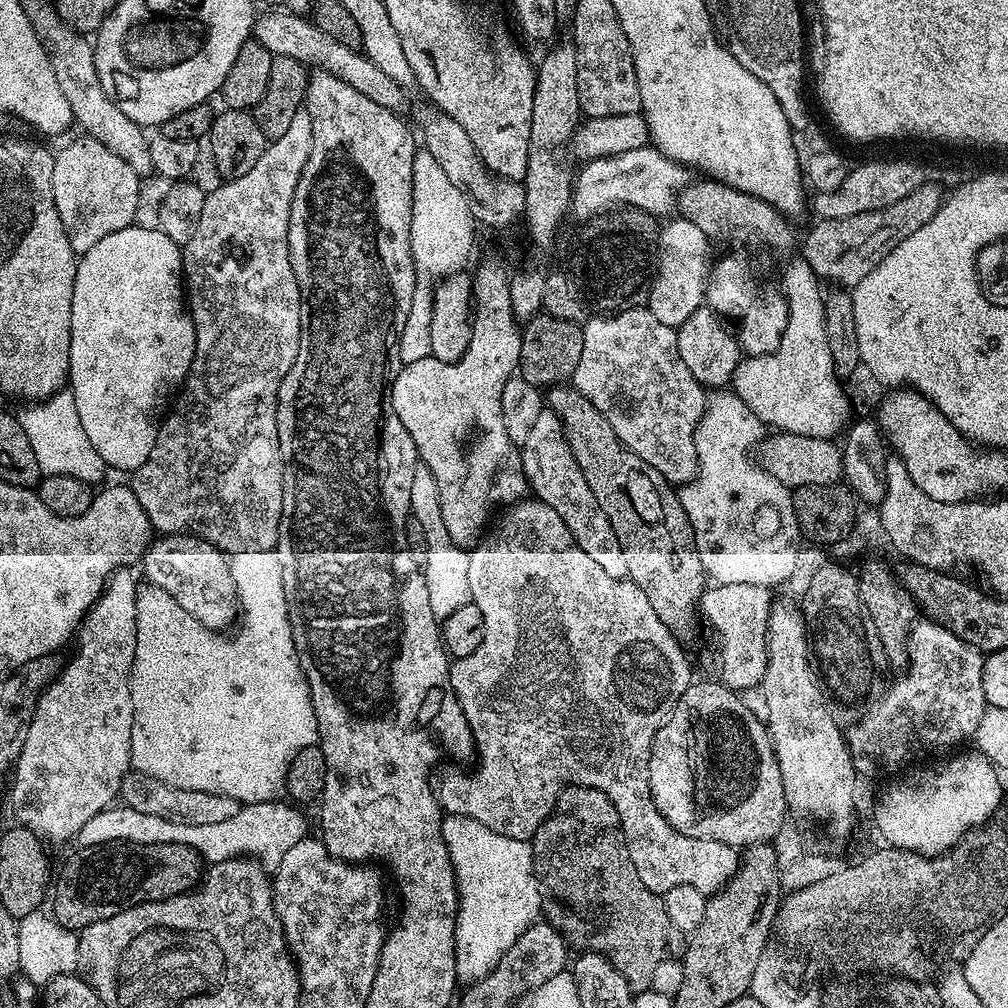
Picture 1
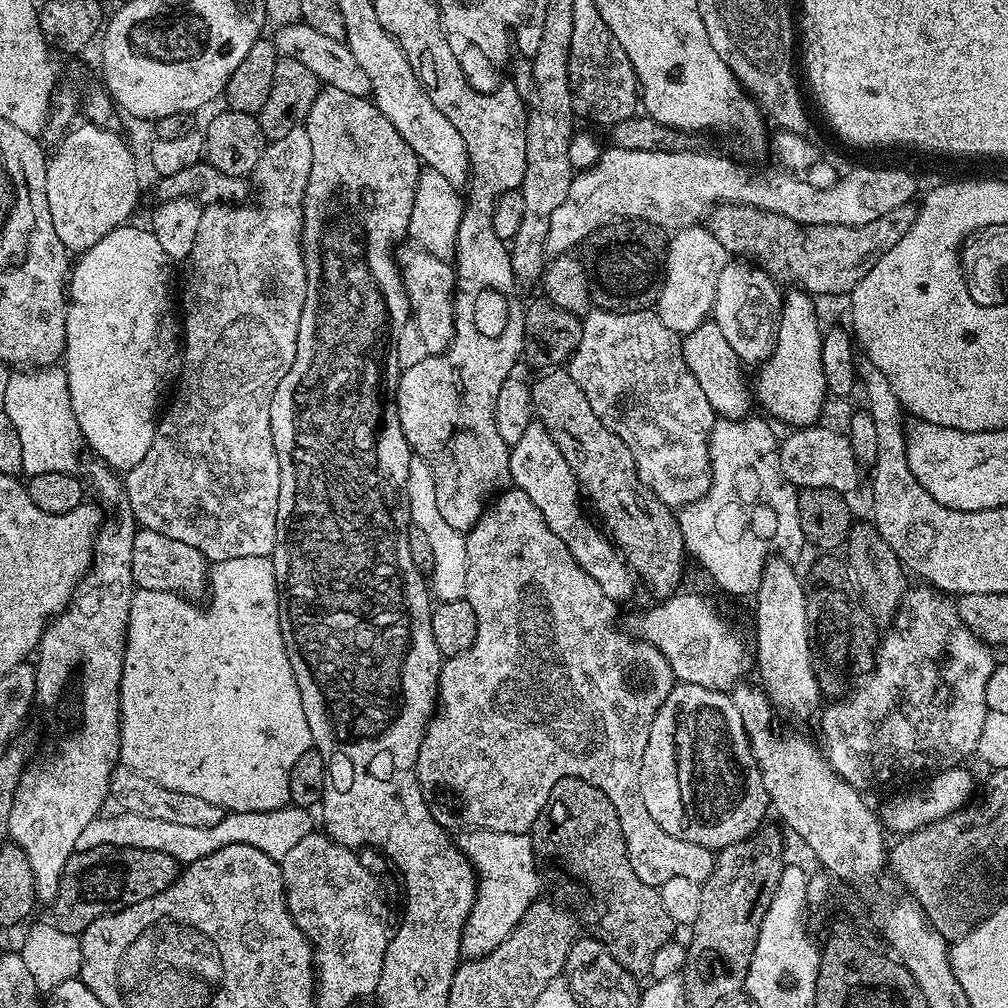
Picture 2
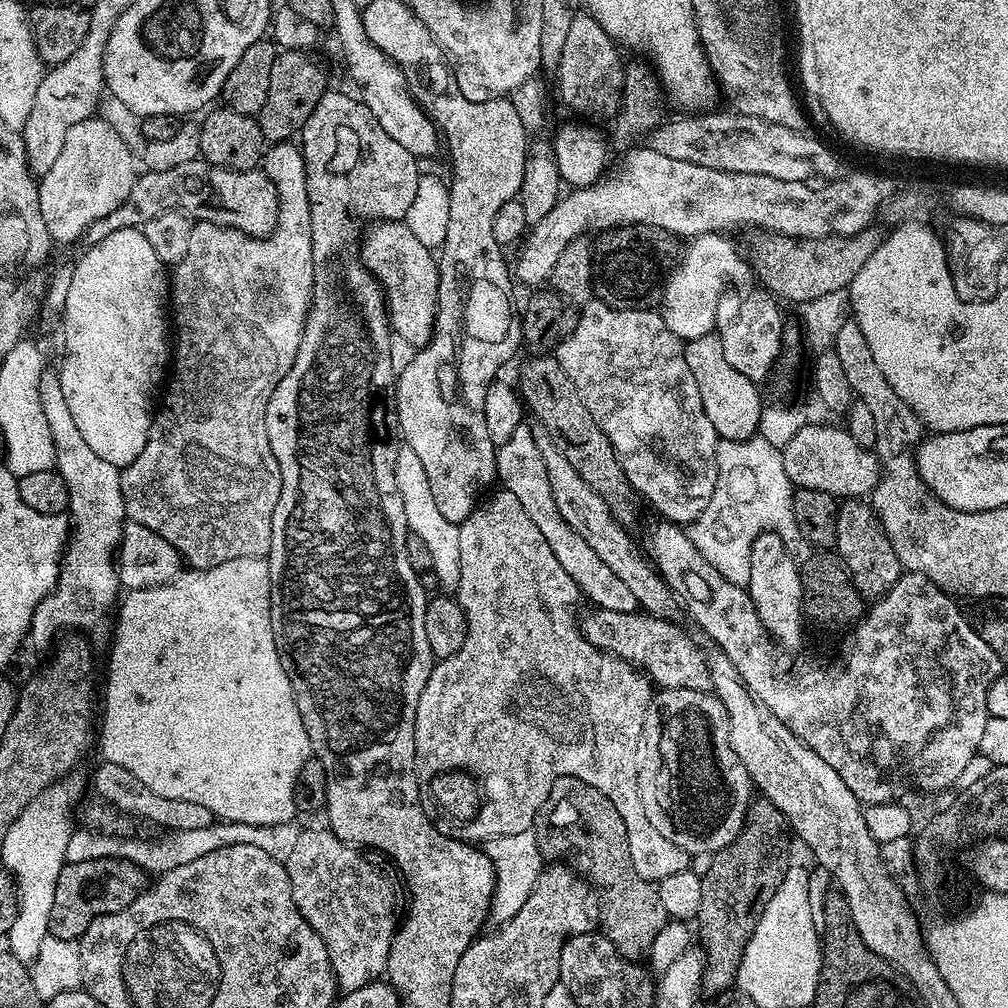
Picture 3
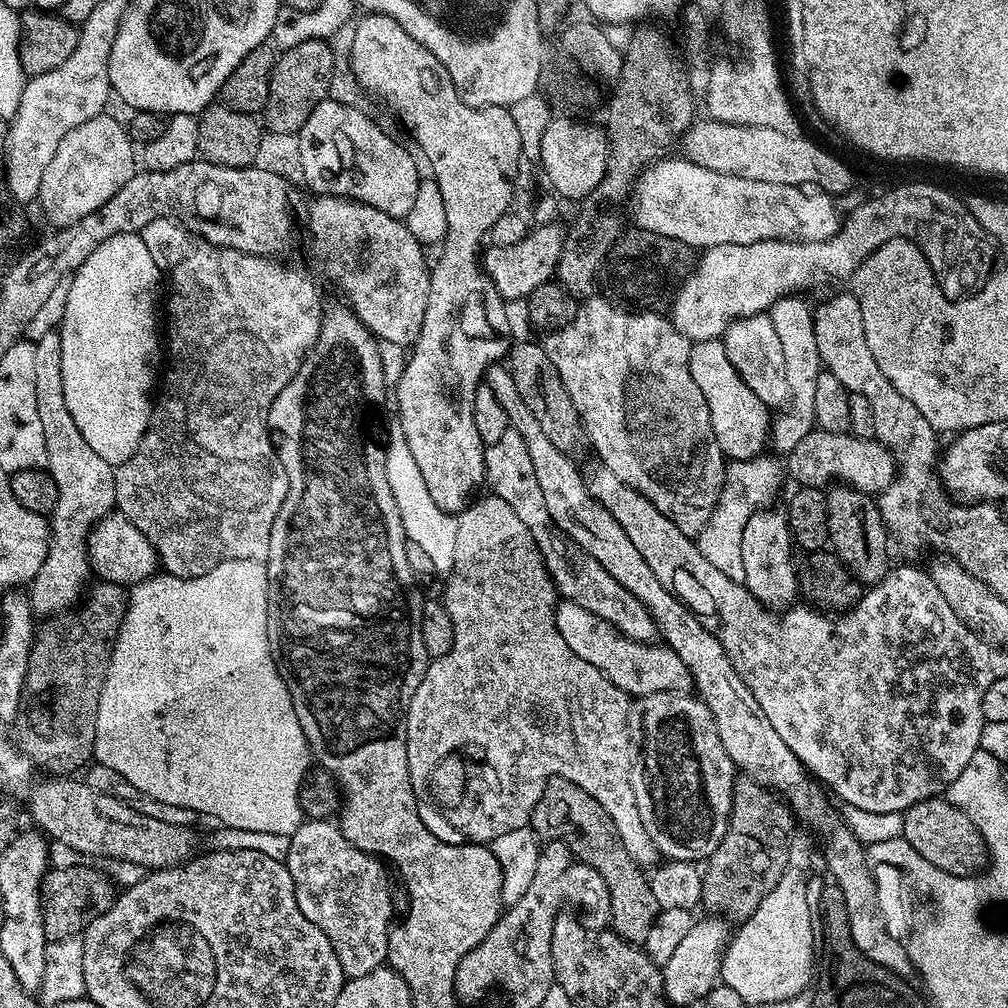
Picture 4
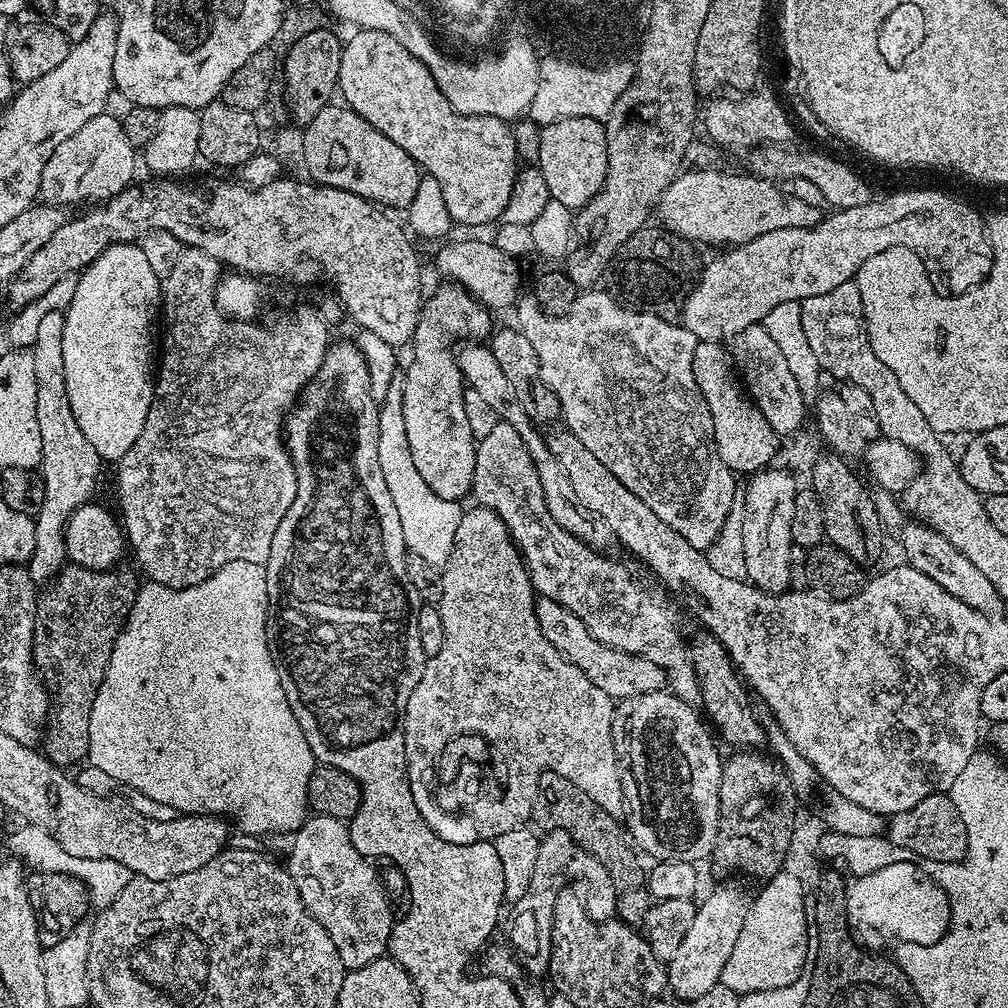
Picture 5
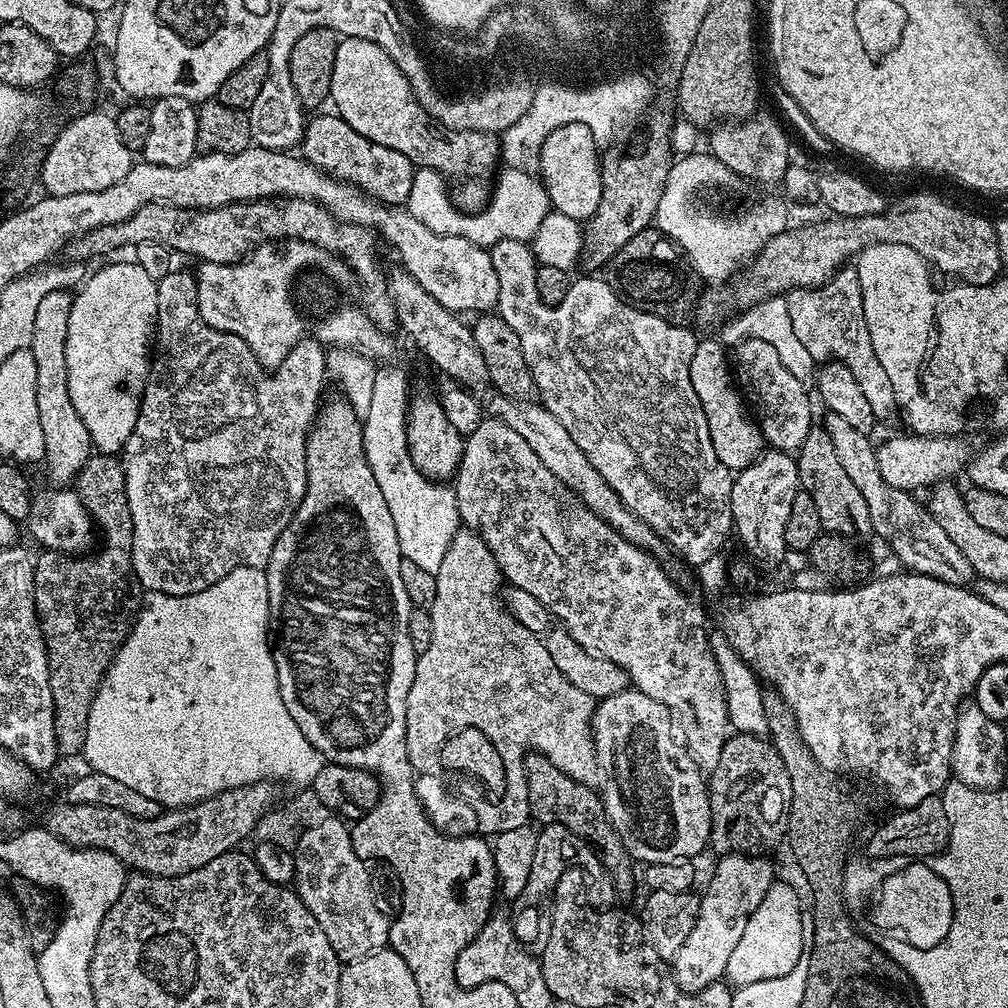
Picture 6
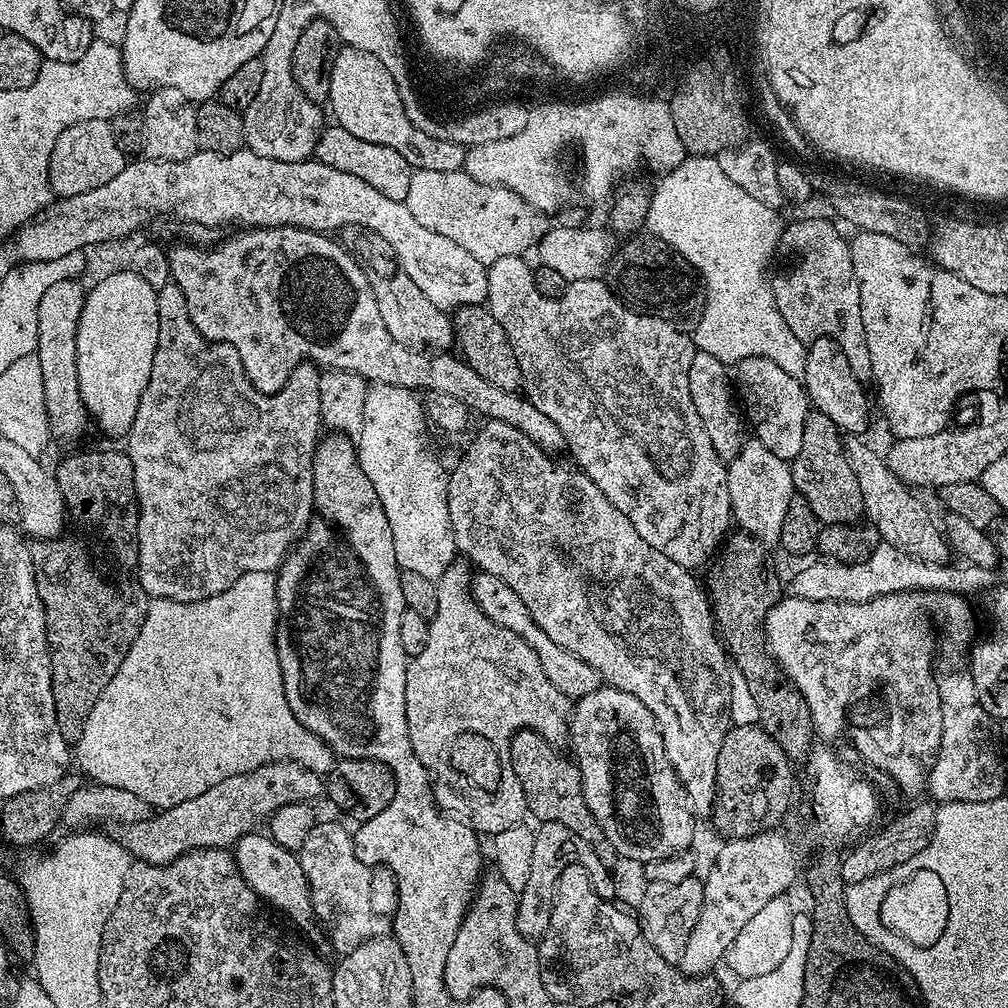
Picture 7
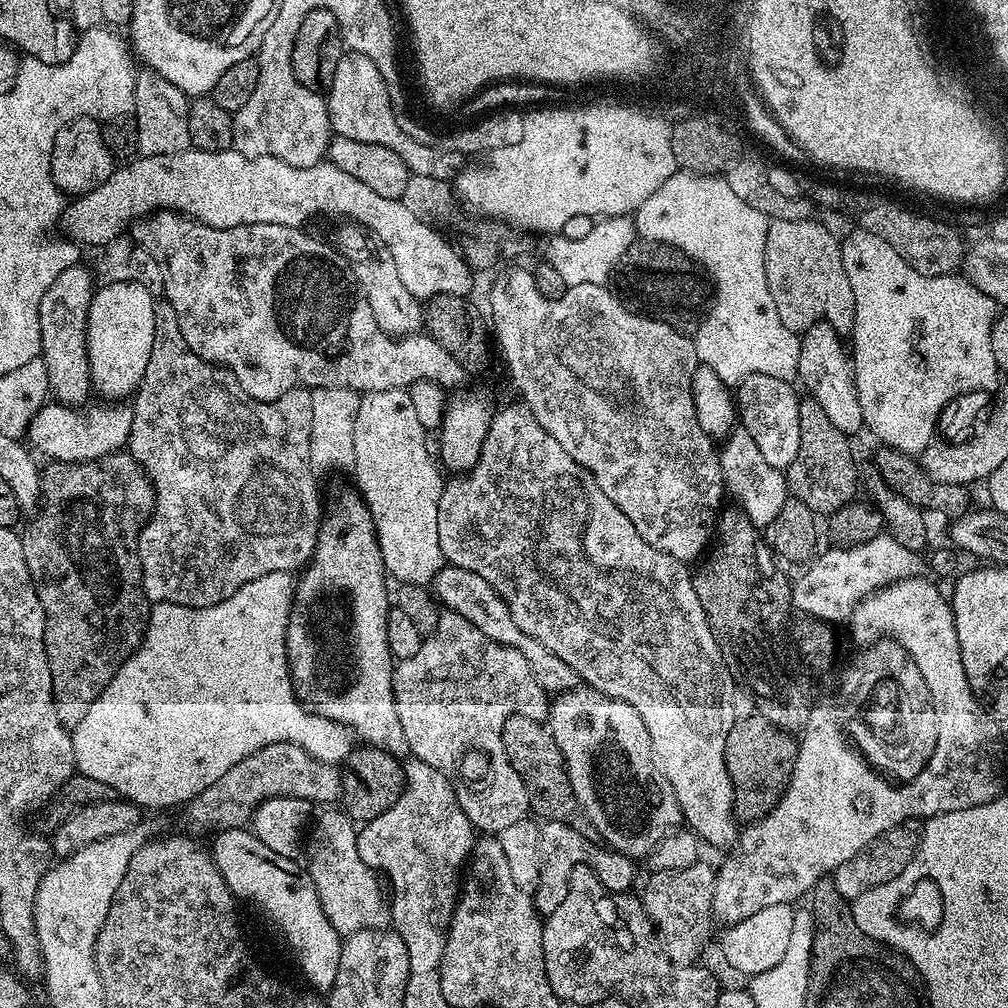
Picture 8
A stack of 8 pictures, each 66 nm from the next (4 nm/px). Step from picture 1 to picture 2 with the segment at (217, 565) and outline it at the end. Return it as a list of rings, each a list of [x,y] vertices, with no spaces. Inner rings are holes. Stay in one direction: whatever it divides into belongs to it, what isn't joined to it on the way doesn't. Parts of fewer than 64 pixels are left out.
[[[140,528],[132,547],[132,582],[136,588],[176,592],[188,598],[200,598],[205,595],[210,584],[210,564],[203,554],[186,546],[186,542],[177,542],[175,538],[166,538],[149,528]]]

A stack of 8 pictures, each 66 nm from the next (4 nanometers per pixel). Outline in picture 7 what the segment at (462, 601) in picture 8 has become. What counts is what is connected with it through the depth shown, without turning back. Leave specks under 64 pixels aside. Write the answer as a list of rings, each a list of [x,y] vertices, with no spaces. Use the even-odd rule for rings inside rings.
[[[477,571],[471,577],[470,591],[472,599],[482,610],[482,614],[486,614],[486,618],[490,618],[495,624],[506,630],[512,630],[532,647],[534,654],[538,654],[538,662],[542,662],[542,670],[546,674],[546,678],[550,678],[550,682],[554,686],[558,686],[558,690],[562,690],[562,694],[566,694],[569,698],[579,698],[596,692],[602,687],[600,675],[589,664],[582,662],[580,658],[570,654],[562,646],[558,646],[558,642],[550,642],[550,638],[542,630],[542,626],[538,626],[538,622],[534,622],[534,618],[530,618],[526,606],[518,598],[518,594],[514,594],[514,590],[510,590],[510,586],[506,586],[506,582],[502,582],[502,578],[494,578],[489,572]]]

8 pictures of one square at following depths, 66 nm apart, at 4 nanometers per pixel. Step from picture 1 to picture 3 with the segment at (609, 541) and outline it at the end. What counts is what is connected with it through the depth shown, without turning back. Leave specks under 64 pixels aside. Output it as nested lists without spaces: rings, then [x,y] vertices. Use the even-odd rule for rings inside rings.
[[[527,423],[520,424],[518,430],[514,430],[510,442],[497,447],[496,474],[499,483],[504,483],[501,485],[507,491],[512,492],[514,498],[518,498],[518,502],[522,502],[526,514],[530,514],[532,521],[541,528],[542,534],[552,541],[552,548],[560,548],[560,552],[564,552],[564,561],[562,562],[564,568],[568,565],[568,560],[572,560],[572,556],[568,556],[568,552],[572,552],[572,544],[576,544],[576,548],[580,548],[580,552],[576,552],[576,560],[580,560],[580,568],[576,568],[576,572],[584,572],[584,560],[598,558],[598,554],[594,554],[594,550],[590,546],[586,546],[583,538],[561,518],[558,506],[554,502],[554,494],[550,490],[542,454],[532,437],[532,428]],[[560,536],[564,536],[564,540],[560,540]]]

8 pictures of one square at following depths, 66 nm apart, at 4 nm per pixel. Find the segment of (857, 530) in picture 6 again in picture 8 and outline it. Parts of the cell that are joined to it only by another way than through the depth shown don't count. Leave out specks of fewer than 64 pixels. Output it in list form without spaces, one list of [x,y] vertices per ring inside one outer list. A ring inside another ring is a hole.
[[[811,398],[801,399],[798,406],[798,454],[786,470],[788,491],[791,499],[806,502],[810,510],[817,514],[831,514],[857,499],[856,464],[852,461],[849,437],[844,435],[830,417],[822,411],[822,406]]]

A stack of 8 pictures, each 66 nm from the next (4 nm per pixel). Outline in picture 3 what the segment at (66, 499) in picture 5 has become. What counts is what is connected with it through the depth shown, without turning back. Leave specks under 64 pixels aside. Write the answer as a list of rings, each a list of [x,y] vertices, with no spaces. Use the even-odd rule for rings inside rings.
[[[46,370],[40,376],[40,397],[50,434],[56,450],[55,471],[66,482],[70,502],[67,515],[70,517],[70,535],[60,565],[60,579],[56,587],[34,610],[30,640],[38,647],[48,644],[48,627],[53,624],[64,630],[84,630],[97,624],[104,628],[108,615],[116,604],[116,595],[122,592],[120,577],[116,574],[114,550],[120,547],[120,535],[124,533],[126,513],[122,498],[121,469],[103,458],[98,458],[90,446],[86,446],[82,433],[66,406],[66,394],[62,394],[62,382],[55,371]]]

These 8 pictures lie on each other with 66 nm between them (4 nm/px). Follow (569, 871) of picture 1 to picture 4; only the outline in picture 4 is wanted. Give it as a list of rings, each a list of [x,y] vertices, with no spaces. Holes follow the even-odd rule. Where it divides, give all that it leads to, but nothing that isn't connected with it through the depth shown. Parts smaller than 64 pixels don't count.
[[[555,776],[548,781],[548,785],[542,790],[542,798],[534,806],[530,827],[537,837],[564,841],[576,859],[598,870],[598,874],[604,879],[606,897],[608,896],[611,927],[632,944],[643,945],[644,935],[656,921],[656,914],[661,908],[655,901],[645,869],[636,864],[630,854],[626,854],[626,846],[622,846],[622,838],[610,814],[606,814],[606,810],[602,810],[602,806],[598,806],[598,802],[590,798],[586,790],[582,790],[582,786]]]

